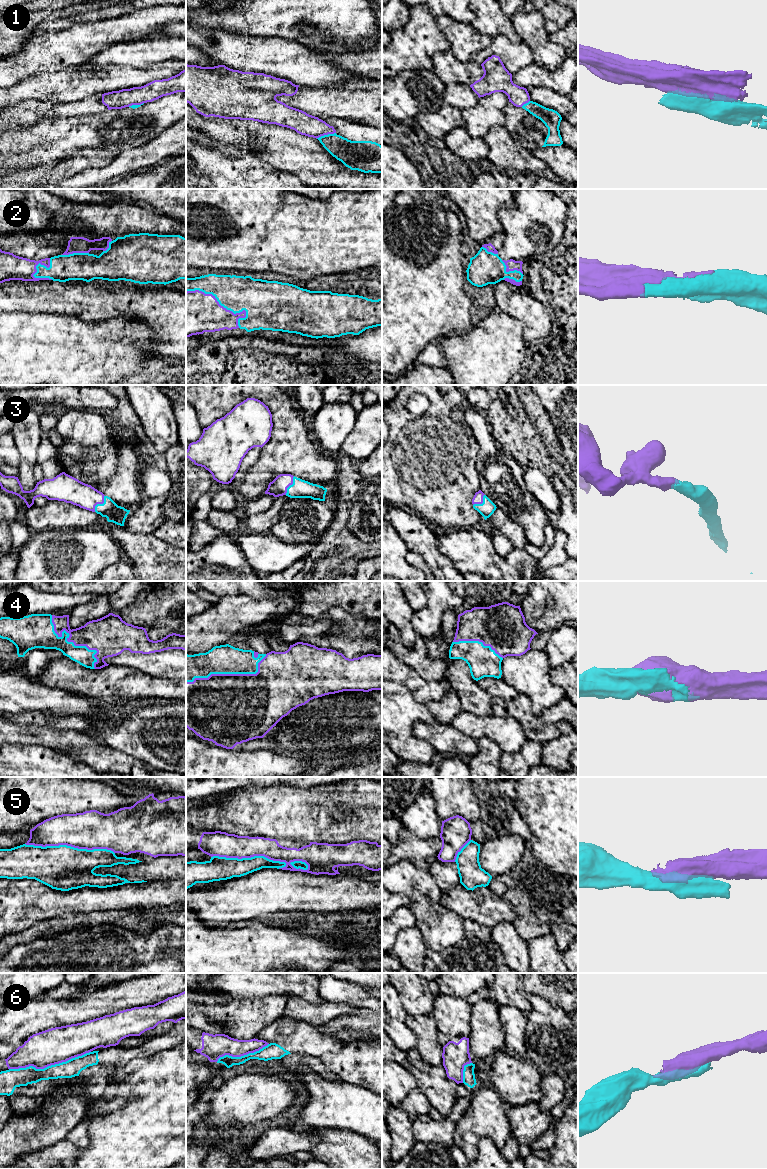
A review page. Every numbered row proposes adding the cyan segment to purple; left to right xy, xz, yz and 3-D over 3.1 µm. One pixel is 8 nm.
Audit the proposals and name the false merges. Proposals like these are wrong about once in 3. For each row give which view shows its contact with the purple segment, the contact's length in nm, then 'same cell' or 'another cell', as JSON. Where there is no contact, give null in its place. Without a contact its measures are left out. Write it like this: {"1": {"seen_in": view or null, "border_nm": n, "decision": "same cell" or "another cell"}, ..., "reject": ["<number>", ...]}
{"1": {"seen_in": "xz", "border_nm": 170, "decision": "another cell"}, "2": {"seen_in": "xz", "border_nm": 550, "decision": "same cell"}, "3": {"seen_in": "xy", "border_nm": 160, "decision": "same cell"}, "4": {"seen_in": "xy", "border_nm": 550, "decision": "same cell"}, "5": {"seen_in": "xy", "border_nm": 700, "decision": "another cell"}, "6": {"seen_in": "xy", "border_nm": 650, "decision": "another cell"}, "reject": ["1", "5", "6"]}

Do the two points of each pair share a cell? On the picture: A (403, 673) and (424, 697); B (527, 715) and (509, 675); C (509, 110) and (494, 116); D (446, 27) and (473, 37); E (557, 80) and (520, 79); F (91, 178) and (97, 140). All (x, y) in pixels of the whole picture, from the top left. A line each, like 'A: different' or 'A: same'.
A: same
B: different
C: different
D: same
E: same
F: different

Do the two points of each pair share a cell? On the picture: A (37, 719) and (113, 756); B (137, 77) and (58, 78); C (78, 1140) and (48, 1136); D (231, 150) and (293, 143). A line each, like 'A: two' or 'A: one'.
A: two
B: one
C: two
D: two

